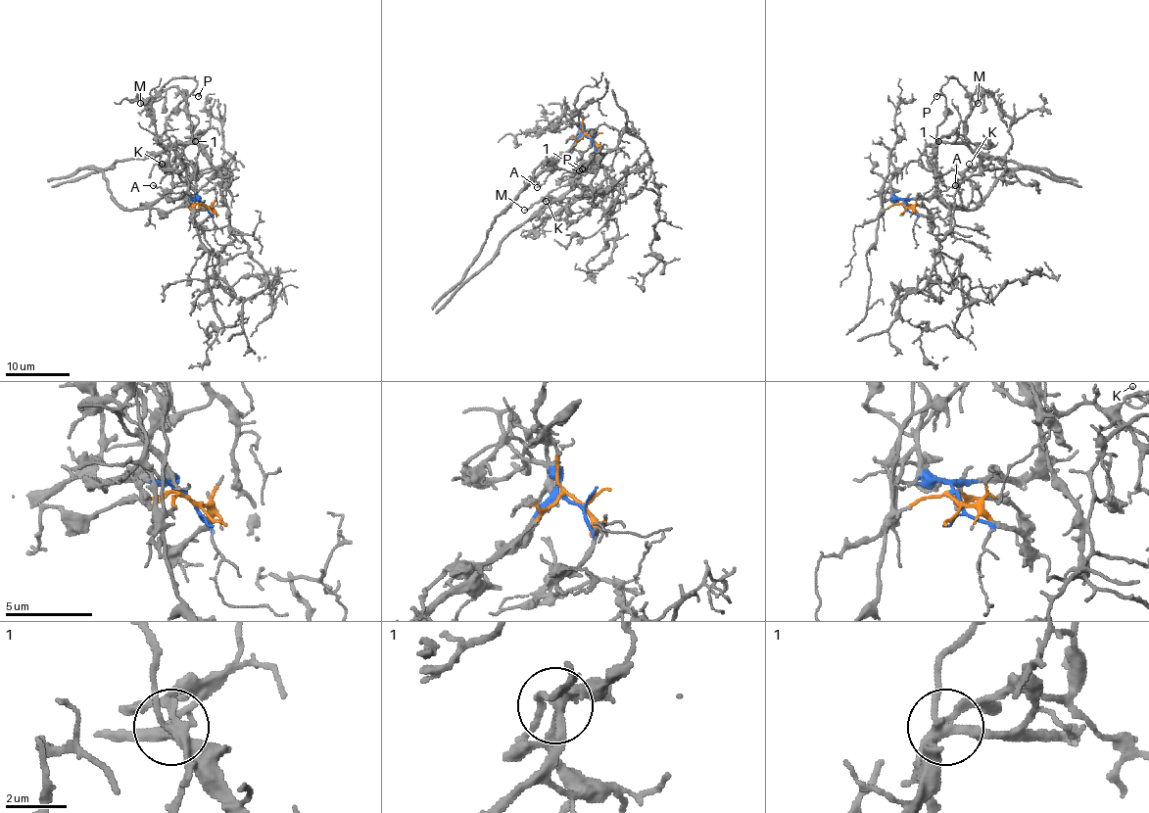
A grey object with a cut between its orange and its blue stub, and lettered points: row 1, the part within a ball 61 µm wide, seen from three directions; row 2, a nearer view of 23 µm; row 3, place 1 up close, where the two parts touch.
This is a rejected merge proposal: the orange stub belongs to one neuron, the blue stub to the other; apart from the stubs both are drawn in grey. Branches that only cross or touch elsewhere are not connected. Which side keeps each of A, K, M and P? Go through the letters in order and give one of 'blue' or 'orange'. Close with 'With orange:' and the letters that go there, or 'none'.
A: blue
K: blue
M: blue
P: blue
With orange: none

